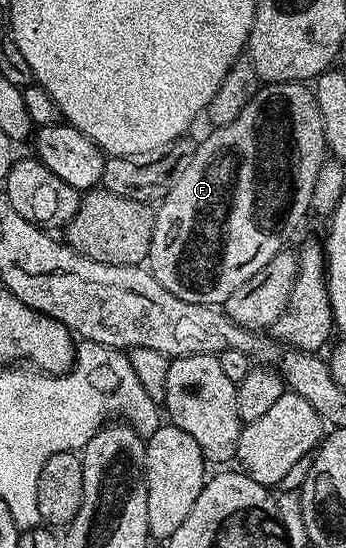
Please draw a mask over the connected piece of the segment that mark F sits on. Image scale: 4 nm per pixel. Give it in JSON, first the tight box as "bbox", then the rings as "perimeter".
{"bbox":[146,82,327,306],"perimeter":[[[303,82],[264,83],[258,94],[249,102],[249,106],[245,106],[245,110],[241,110],[241,114],[237,114],[237,118],[233,118],[233,122],[211,130],[211,133],[203,141],[200,139],[196,143],[193,158],[189,158],[189,166],[185,166],[185,170],[181,170],[181,174],[173,182],[166,198],[158,201],[157,207],[154,209],[155,225],[153,226],[151,249],[148,250],[146,259],[153,278],[157,278],[157,282],[161,282],[161,286],[165,286],[165,290],[169,290],[169,294],[177,294],[177,298],[181,298],[184,302],[212,306],[226,305],[229,294],[233,294],[233,290],[237,290],[237,286],[245,286],[245,282],[249,282],[249,278],[253,278],[253,274],[260,272],[277,253],[288,247],[287,239],[290,238],[291,231],[306,218],[307,212],[309,216],[312,211],[313,182],[317,182],[317,170],[321,170],[327,155],[325,126],[321,122],[321,110],[317,106],[314,91]]]}

